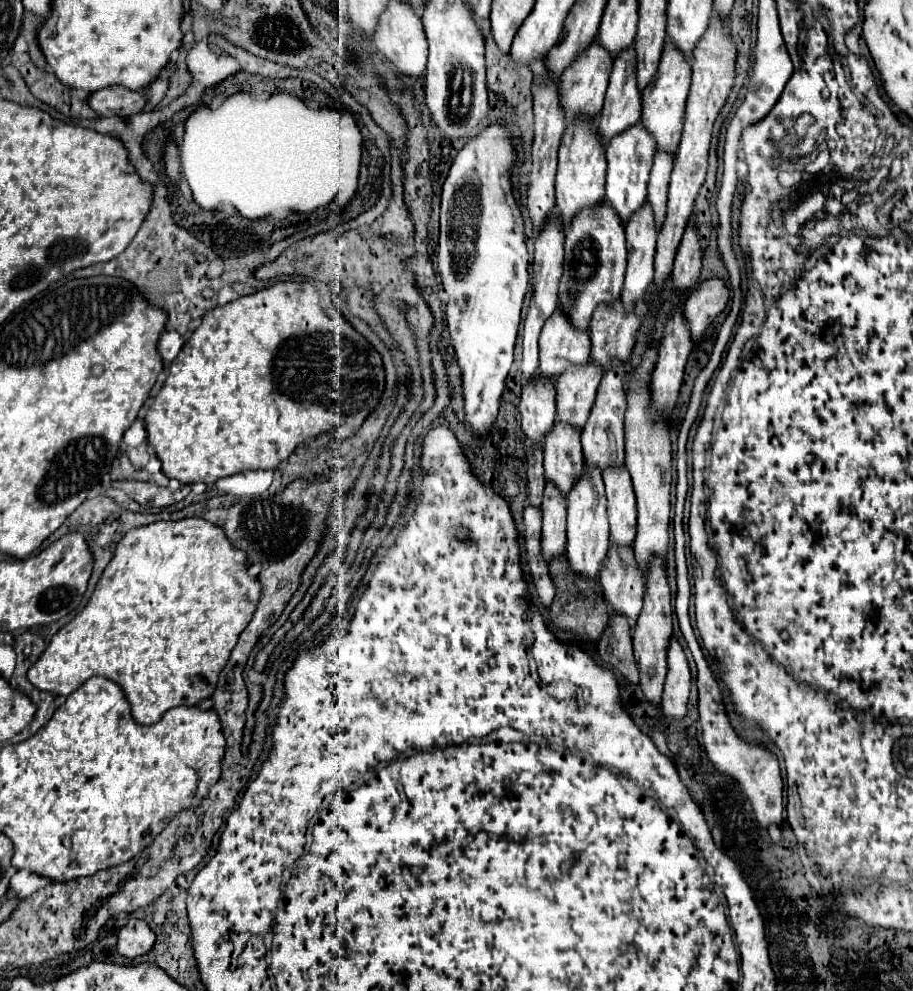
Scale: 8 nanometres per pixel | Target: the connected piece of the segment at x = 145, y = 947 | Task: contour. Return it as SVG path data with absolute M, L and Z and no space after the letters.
M129 919L127 925L123 925L119 929L117 935L117 951L127 957L127 959L135 959L139 955L145 955L153 943L155 943L155 933L151 931L151 927L141 921L141 919Z

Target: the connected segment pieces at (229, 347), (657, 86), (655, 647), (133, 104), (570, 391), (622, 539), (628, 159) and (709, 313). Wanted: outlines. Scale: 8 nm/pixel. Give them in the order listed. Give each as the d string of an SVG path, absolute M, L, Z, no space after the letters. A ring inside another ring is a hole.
M277 281L271 287L265 287L261 291L255 291L253 295L243 295L227 305L219 305L211 311L207 311L201 319L201 325L191 333L191 337L181 347L181 353L173 359L169 365L169 375L159 389L159 393L153 399L153 405L149 407L145 415L145 429L147 429L147 443L153 447L155 455L161 461L161 471L169 479L177 479L181 483L197 483L203 481L207 485L215 483L221 477L235 475L249 469L275 469L283 459L287 459L295 447L299 447L303 441L325 433L339 425L339 417L347 413L355 413L355 429L363 423L363 419L373 411L373 407L379 403L379 397L385 387L385 373L381 365L381 357L377 351L347 323L347 319L341 313L335 313L331 319L325 315L319 307L319 293L311 283L299 283L299 281Z
M665 45L659 69L657 69L653 81L645 87L645 93L641 93L641 97L643 97L641 123L655 137L657 151L665 151L671 155L677 153L679 139L681 139L681 125L685 119L685 97L689 93L689 85L691 85L689 63L685 61L685 57L681 57L681 53L677 53L675 49L669 49L669 45Z
M653 565L653 573L647 581L645 589L645 601L643 601L643 611L637 619L635 631L633 631L633 653L635 653L635 663L639 667L639 685L643 689L643 695L653 707L661 705L661 695L663 695L663 683L667 675L667 649L669 649L669 639L673 635L673 623L671 623L671 591L665 579L665 569L661 565Z
M105 87L91 93L87 103L95 113L103 117L113 117L113 115L129 117L143 109L145 97L137 91L129 91L121 87Z
M589 363L585 369L577 369L577 373L565 373L565 377L561 377L555 385L557 419L571 427L583 429L595 403L601 379L601 369L593 369Z
M609 469L603 473L605 493L607 493L607 517L609 517L609 533L611 543L617 547L627 547L635 539L637 527L637 509L635 509L635 495L633 485L627 469Z
M641 123L613 137L613 143L607 145L607 183L605 183L607 203L617 213L623 225L627 225L633 213L641 209L647 201L647 181L653 165L653 155L655 155L653 137L649 137L649 133L641 129Z
M709 279L697 285L695 291L683 303L683 317L689 325L691 339L699 341L709 327L709 323L725 309L729 299L729 291L723 281Z

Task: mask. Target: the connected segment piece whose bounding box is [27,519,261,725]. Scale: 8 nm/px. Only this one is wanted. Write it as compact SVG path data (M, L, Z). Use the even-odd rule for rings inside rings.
M181 519L181 521L157 521L151 525L143 525L143 527L135 527L131 531L127 531L127 535L117 543L115 547L115 555L109 561L109 565L105 567L91 599L89 605L79 613L70 623L57 631L51 639L51 643L47 645L45 653L37 659L37 663L31 665L27 679L31 681L33 687L37 687L39 691L47 691L47 693L57 693L57 695L71 695L79 685L83 685L89 677L93 675L101 675L107 677L111 681L115 681L117 685L121 685L127 703L131 705L131 715L137 723L141 725L149 725L155 723L157 719L161 719L161 715L171 709L171 707L179 707L179 705L197 705L199 701L211 697L213 693L213 685L217 683L217 675L219 671L225 667L229 653L233 649L233 645L237 643L237 637L241 633L241 629L245 629L245 625L249 623L249 617L253 615L253 609L257 605L257 597L259 597L261 585L257 585L255 577L247 575L247 565L245 565L245 553L241 553L239 549L233 549L233 545L229 545L225 533L221 533L221 527L207 523L203 519Z

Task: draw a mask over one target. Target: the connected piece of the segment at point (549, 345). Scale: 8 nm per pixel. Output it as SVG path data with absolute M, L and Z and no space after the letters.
M553 313L539 337L539 377L557 379L569 365L585 365L585 361L589 361L589 333L573 333L573 329L565 325L565 317Z

